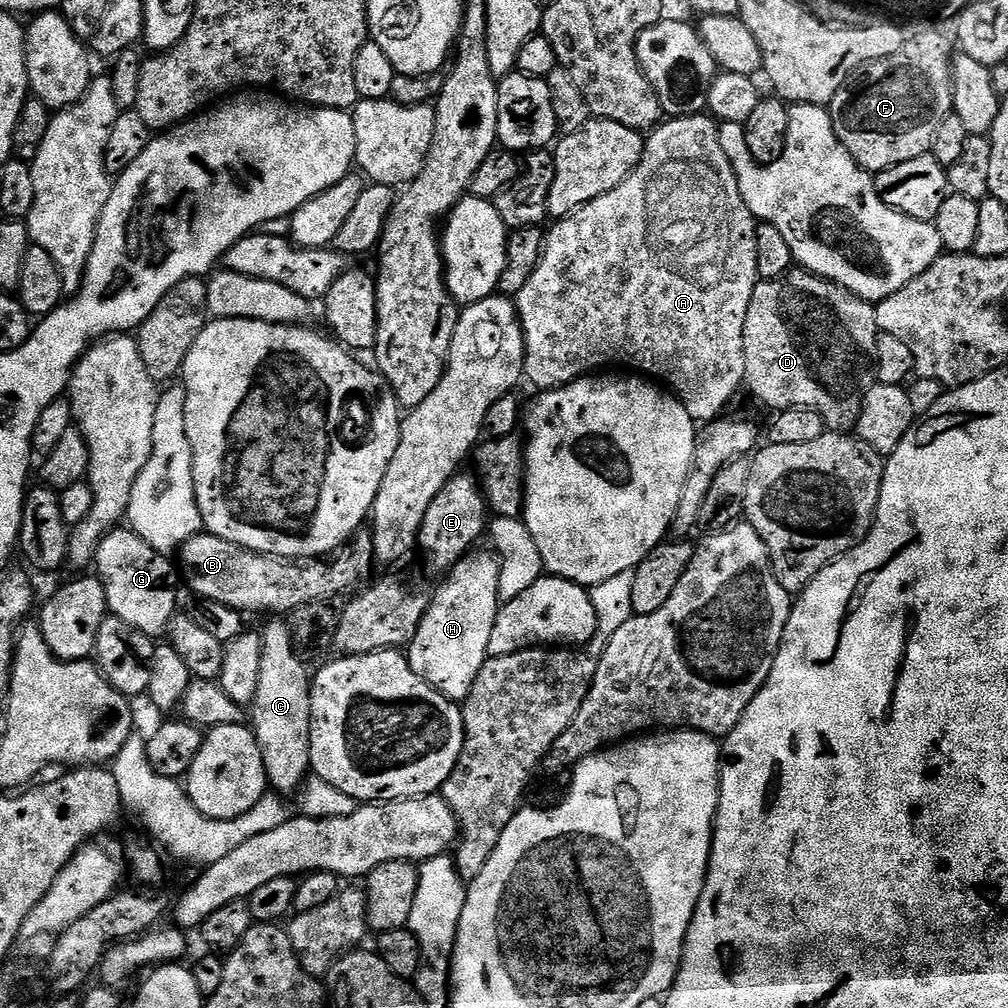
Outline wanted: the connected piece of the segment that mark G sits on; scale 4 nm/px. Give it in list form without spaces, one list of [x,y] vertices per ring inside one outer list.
[[[121,526],[115,532],[107,532],[104,535],[94,561],[94,568],[97,568],[95,571],[98,573],[99,579],[104,581],[104,589],[108,594],[109,613],[130,622],[130,626],[142,630],[147,636],[153,638],[163,637],[160,635],[163,632],[165,635],[169,631],[178,612],[176,609],[176,576],[178,580],[178,572],[177,569],[176,572],[172,569],[172,564],[168,560],[171,559],[165,553],[154,550],[154,546],[147,544],[137,532]]]

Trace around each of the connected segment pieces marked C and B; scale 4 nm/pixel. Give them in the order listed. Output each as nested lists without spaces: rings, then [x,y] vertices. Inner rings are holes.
[[[272,618],[262,628],[264,650],[262,652],[262,670],[258,676],[258,690],[250,705],[250,727],[256,733],[256,741],[262,750],[264,773],[268,775],[269,785],[279,795],[288,798],[291,792],[299,793],[310,776],[312,759],[310,758],[310,702],[312,701],[312,682],[310,668],[301,660],[292,644],[292,629],[283,619]]]
[[[201,534],[191,536],[179,549],[179,556],[184,563],[183,579],[184,576],[188,579],[189,586],[197,592],[195,595],[199,599],[222,602],[222,606],[230,606],[242,614],[290,614],[298,610],[298,606],[335,601],[335,596],[348,591],[351,593],[357,586],[363,585],[374,569],[376,550],[371,535],[360,534],[351,541],[350,546],[337,551],[331,558],[301,562],[287,560],[278,554],[255,552],[217,536]]]

